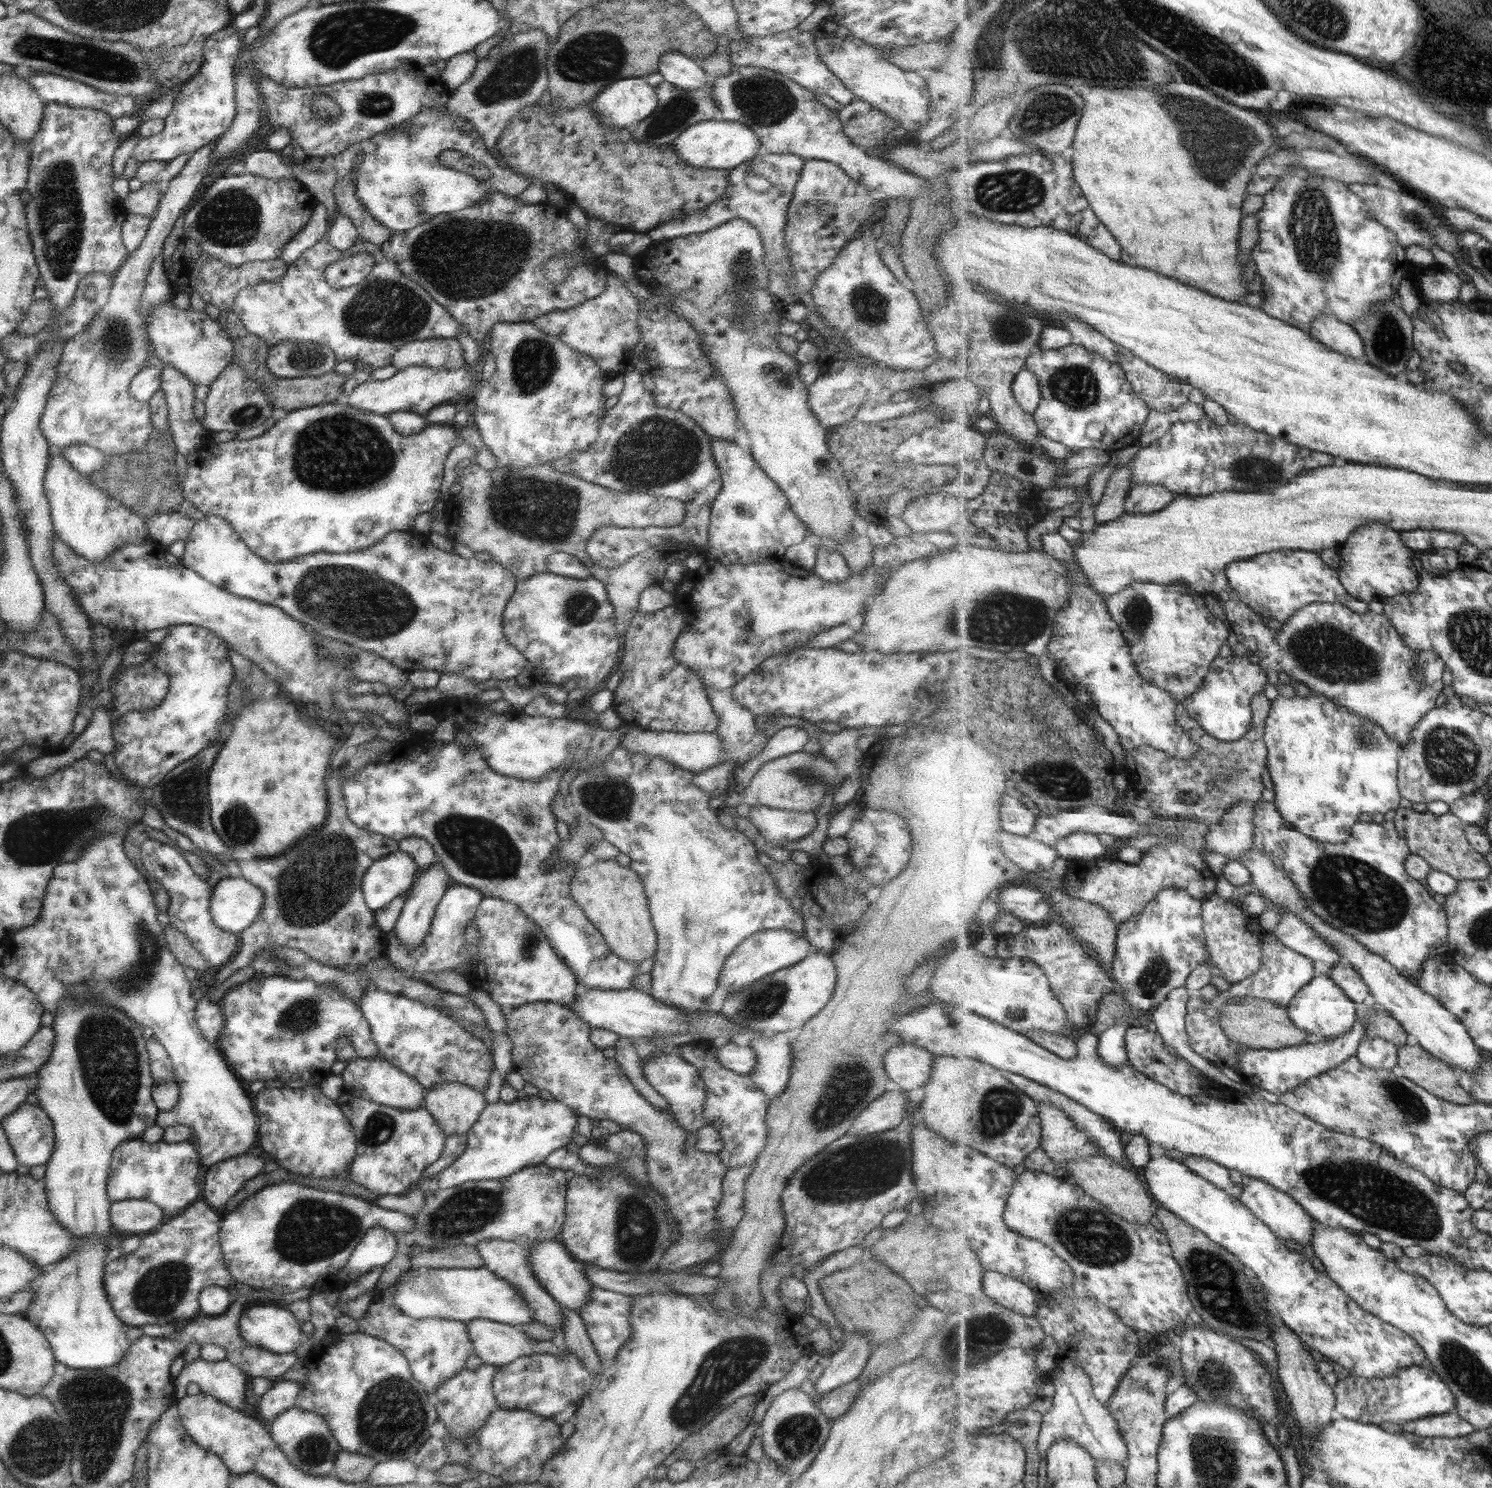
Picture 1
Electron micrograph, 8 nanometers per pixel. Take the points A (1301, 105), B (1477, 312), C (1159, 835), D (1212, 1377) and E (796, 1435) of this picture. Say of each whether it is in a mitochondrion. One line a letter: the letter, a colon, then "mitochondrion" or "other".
A: other
B: other
C: other
D: mitochondrion
E: mitochondrion

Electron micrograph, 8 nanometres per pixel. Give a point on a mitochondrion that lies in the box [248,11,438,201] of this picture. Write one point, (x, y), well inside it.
(375, 104)

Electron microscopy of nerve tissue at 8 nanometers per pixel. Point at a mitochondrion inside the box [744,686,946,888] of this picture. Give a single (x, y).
(809, 776)

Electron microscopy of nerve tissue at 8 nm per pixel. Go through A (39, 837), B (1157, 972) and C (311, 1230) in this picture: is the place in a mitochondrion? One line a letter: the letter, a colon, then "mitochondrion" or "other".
A: mitochondrion
B: mitochondrion
C: mitochondrion

